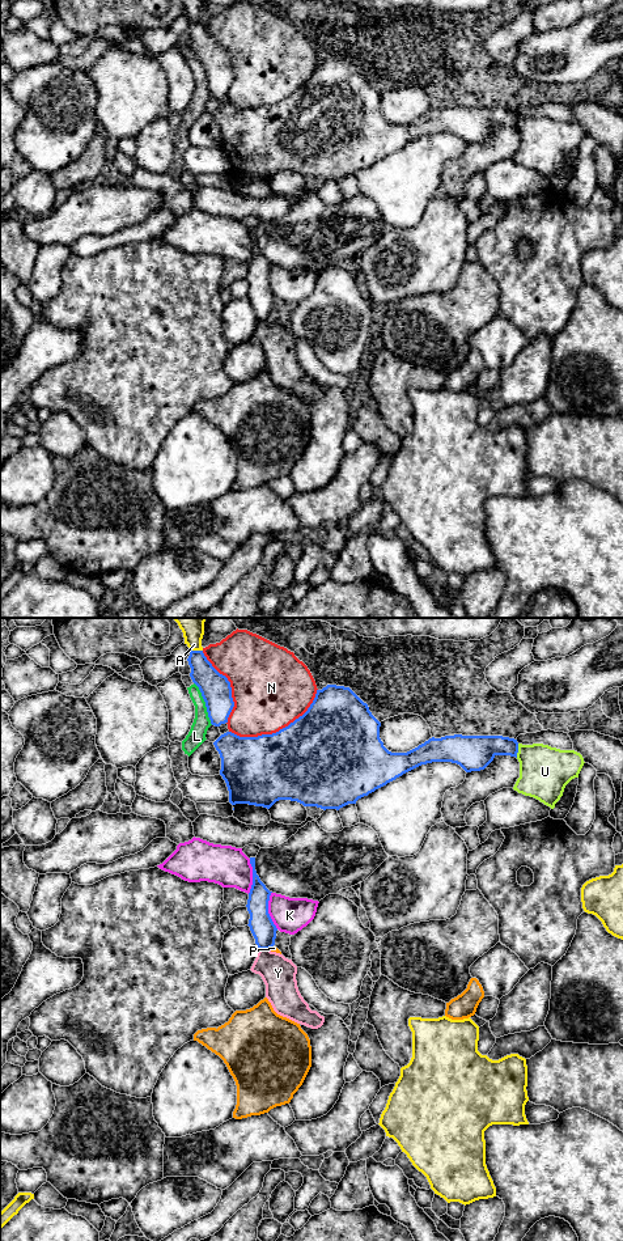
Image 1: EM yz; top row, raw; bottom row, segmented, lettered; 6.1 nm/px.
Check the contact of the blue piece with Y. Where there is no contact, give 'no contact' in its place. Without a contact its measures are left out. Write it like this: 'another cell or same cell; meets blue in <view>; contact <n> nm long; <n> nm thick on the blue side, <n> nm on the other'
another cell; meets blue in yz; contact 70 nm long; 150 nm thick on the blue side, 200 nm on the other

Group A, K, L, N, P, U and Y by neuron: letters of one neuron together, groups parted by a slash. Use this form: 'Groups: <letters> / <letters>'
Groups: A / K / L / N / P / U / Y

